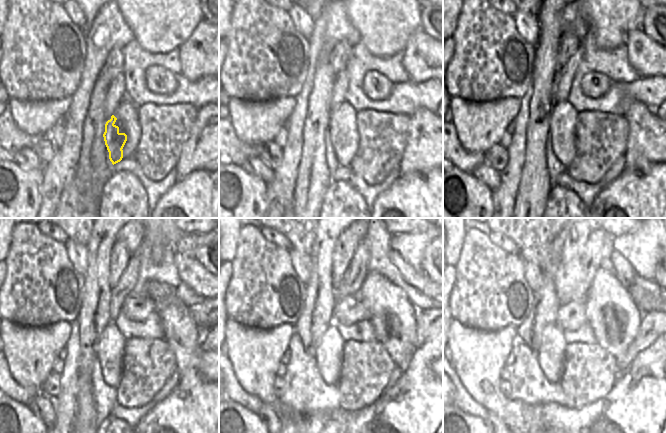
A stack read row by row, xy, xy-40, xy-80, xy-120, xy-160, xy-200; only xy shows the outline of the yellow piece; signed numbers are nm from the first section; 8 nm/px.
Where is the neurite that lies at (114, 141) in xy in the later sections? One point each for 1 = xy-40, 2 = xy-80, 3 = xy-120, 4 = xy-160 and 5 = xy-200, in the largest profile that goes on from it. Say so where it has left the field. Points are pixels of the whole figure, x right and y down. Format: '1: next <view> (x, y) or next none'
1: next xy-40 (334, 127)
2: next xy-80 (557, 121)
3: next xy-120 (106, 349)
4: next xy-160 (327, 353)
5: next xy-200 (551, 351)

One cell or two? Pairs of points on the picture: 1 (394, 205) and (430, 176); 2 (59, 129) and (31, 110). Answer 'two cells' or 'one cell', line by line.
1: one cell
2: two cells

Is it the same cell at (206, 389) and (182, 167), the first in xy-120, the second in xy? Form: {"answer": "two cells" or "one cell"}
{"answer": "two cells"}

